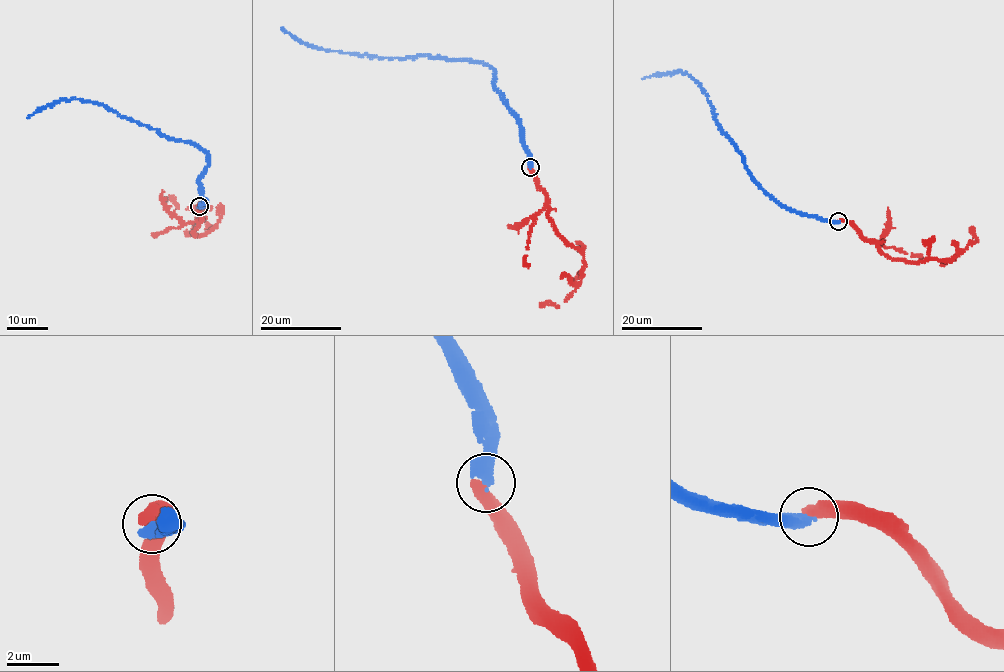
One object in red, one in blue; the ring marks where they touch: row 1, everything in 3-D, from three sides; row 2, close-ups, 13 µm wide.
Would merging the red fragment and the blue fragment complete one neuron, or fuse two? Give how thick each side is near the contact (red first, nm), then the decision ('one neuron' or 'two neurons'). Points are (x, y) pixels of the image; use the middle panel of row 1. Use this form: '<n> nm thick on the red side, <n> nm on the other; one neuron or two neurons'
550 nm thick on the red side, 500 nm on the other; two neurons

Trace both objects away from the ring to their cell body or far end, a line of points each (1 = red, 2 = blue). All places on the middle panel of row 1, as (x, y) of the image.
1: (530, 167), (545, 193), (554, 229), (584, 262), (579, 284), (565, 301), (539, 307)
2: (530, 167), (517, 114), (495, 87), (494, 72), (484, 64), (326, 51), (300, 43), (281, 28)

